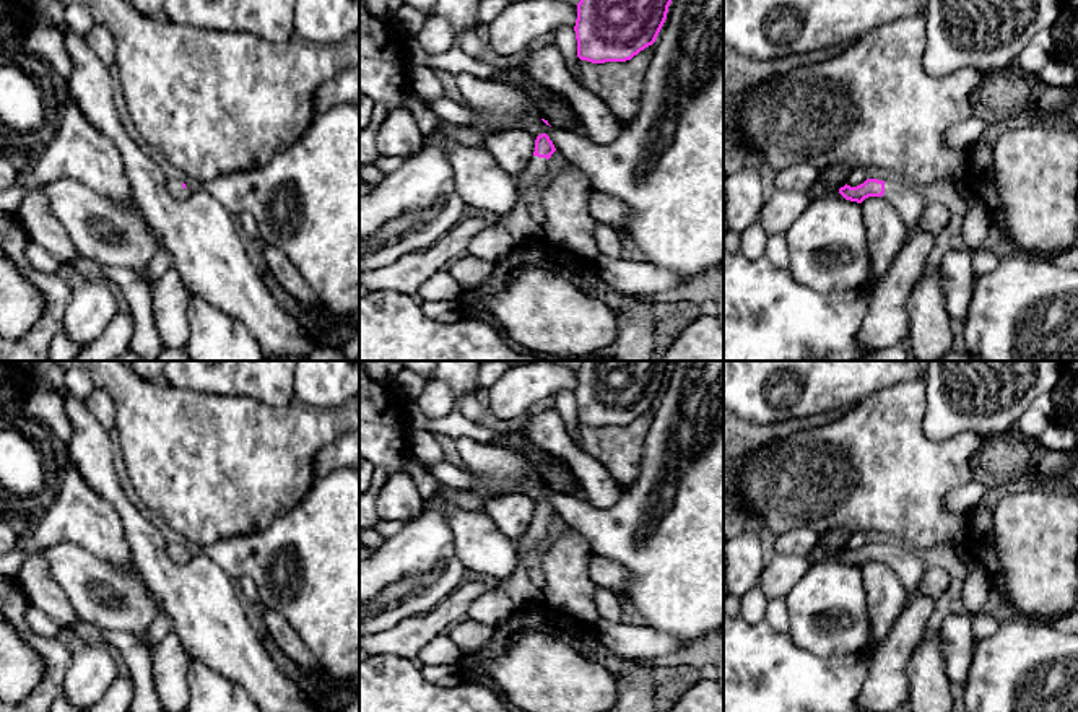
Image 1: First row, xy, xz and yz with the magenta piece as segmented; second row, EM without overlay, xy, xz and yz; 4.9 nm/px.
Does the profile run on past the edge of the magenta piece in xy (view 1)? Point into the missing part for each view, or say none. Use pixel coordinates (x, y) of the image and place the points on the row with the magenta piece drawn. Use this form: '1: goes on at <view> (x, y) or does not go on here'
1: goes on at xy (176, 189)

